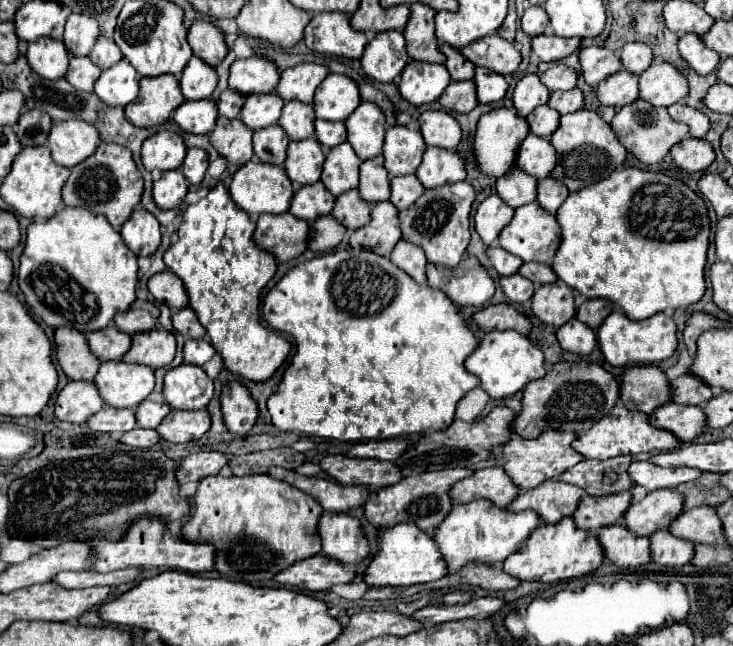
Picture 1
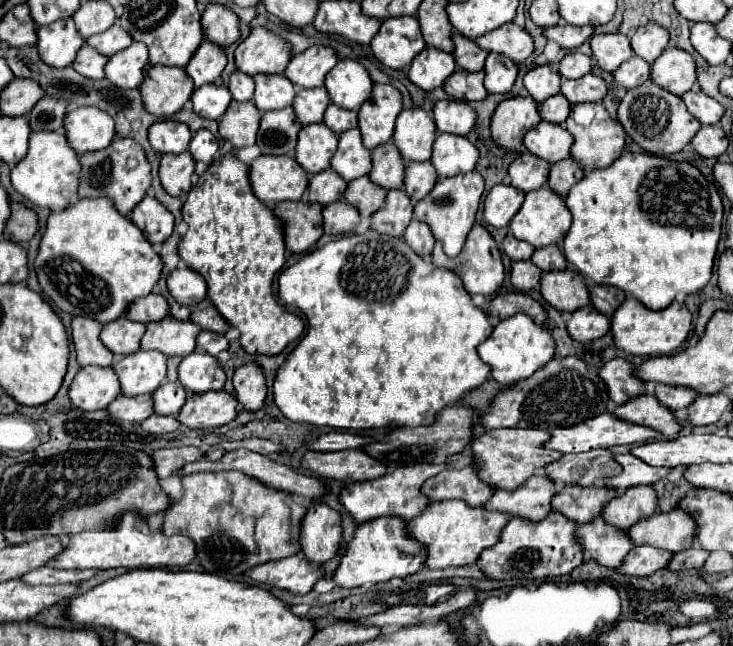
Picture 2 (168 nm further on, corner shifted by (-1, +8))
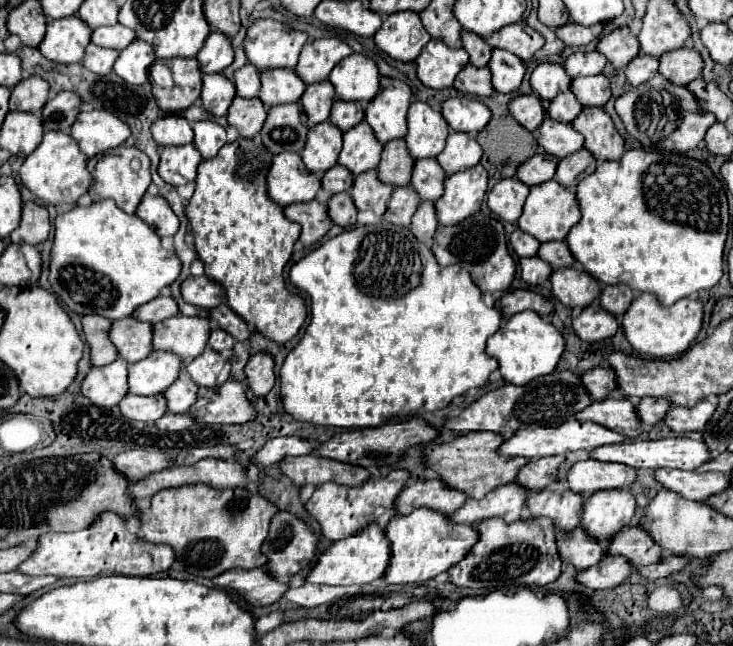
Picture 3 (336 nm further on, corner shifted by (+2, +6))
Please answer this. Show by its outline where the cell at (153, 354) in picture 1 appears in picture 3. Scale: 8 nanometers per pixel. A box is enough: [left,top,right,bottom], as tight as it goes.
[153,315,209,359]

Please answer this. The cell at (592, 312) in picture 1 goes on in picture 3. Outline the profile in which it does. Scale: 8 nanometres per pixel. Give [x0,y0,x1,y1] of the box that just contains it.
[601,285,633,319]

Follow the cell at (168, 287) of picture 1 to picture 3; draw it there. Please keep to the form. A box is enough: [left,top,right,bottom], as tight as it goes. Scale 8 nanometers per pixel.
[181,277,225,309]

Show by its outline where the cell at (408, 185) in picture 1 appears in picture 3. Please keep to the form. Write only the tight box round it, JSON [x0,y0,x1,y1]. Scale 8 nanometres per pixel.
[411,159,445,201]

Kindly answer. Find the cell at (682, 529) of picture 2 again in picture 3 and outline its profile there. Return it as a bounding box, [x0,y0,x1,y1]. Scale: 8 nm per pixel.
[611,527,663,567]

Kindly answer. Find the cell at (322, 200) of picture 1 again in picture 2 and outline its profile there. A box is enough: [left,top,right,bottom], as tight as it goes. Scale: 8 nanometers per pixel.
[308,169,348,205]

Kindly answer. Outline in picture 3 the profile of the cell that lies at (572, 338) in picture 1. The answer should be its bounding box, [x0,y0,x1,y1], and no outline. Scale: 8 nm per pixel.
[573,299,619,341]

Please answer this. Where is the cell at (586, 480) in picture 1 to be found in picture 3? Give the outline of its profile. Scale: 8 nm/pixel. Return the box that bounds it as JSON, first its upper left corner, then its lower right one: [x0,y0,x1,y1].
[517,457,565,491]

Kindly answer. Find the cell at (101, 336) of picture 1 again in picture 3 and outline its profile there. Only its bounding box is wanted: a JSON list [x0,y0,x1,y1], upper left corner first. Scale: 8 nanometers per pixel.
[109,317,153,363]

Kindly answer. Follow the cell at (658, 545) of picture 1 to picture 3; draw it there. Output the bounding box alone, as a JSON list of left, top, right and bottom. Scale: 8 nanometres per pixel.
[579,555,633,589]

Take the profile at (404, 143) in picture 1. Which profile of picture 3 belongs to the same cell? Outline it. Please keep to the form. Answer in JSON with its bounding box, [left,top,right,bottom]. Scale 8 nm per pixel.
[405,101,449,161]

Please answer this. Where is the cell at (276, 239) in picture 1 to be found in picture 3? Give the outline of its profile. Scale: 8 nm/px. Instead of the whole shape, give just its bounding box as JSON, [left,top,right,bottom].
[283,199,331,247]

